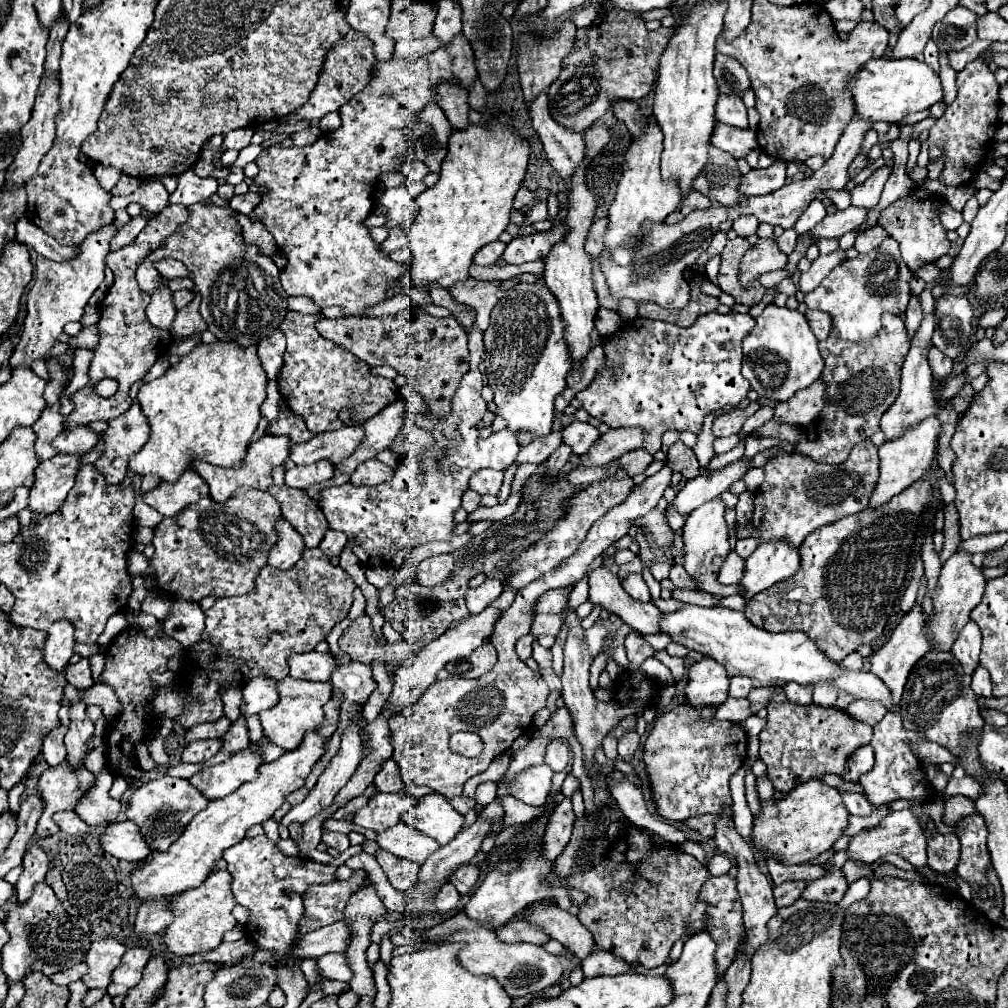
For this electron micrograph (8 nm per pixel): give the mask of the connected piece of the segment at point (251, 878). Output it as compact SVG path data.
M257 835L253 839L245 837L237 845L225 849L223 859L227 861L227 871L233 877L231 889L235 893L235 901L251 911L251 919L245 925L245 937L251 939L255 947L271 951L277 959L277 967L299 969L307 981L307 993L315 991L325 981L317 969L317 961L293 955L299 937L303 937L299 931L299 921L305 915L301 893L305 893L311 885L325 885L335 881L337 867L309 861L305 857L287 857L265 835Z

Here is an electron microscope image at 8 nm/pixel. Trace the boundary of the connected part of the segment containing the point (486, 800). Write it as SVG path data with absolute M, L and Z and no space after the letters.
M487 781L487 783L481 783L479 787L477 787L477 791L475 791L475 801L479 803L479 805L489 805L493 799L495 799L495 791L497 791L497 783L491 783L491 781Z

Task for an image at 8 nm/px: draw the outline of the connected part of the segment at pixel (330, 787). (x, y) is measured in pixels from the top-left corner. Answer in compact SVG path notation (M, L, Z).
M351 725L351 727L347 727L345 735L341 737L341 749L339 749L339 753L331 759L329 767L323 771L323 775L319 777L317 785L309 791L309 795L305 797L303 803L295 805L295 807L293 807L281 821L279 821L279 825L283 825L283 827L289 827L291 823L301 823L301 825L303 825L303 823L309 821L311 817L317 817L321 811L325 811L325 809L335 801L335 795L347 785L347 781L349 781L351 775L355 773L357 765L361 763L361 757L363 757L363 747L361 747L361 727Z

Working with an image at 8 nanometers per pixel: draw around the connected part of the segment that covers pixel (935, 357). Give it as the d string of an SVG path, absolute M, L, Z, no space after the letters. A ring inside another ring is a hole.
M931 347L931 353L929 353L929 367L933 371L933 375L937 379L947 379L951 369L953 369L953 361L949 357L943 357L943 353L939 353L939 349Z

